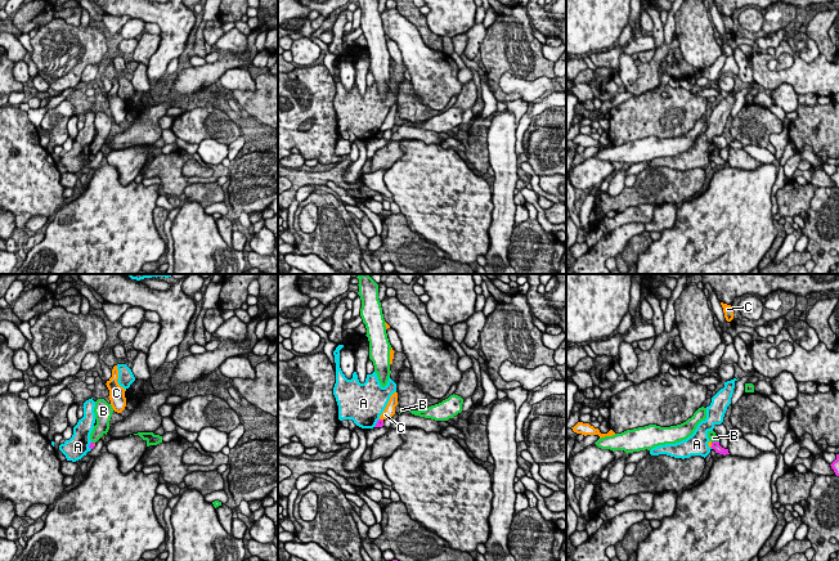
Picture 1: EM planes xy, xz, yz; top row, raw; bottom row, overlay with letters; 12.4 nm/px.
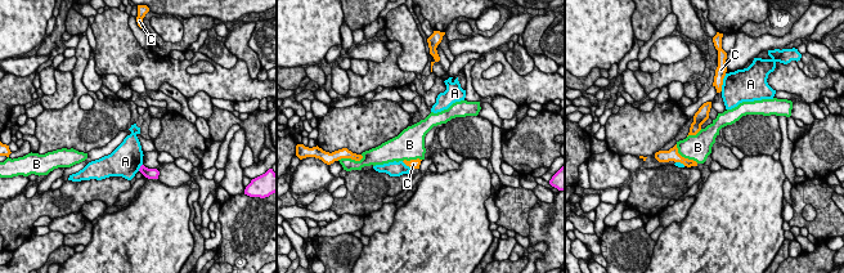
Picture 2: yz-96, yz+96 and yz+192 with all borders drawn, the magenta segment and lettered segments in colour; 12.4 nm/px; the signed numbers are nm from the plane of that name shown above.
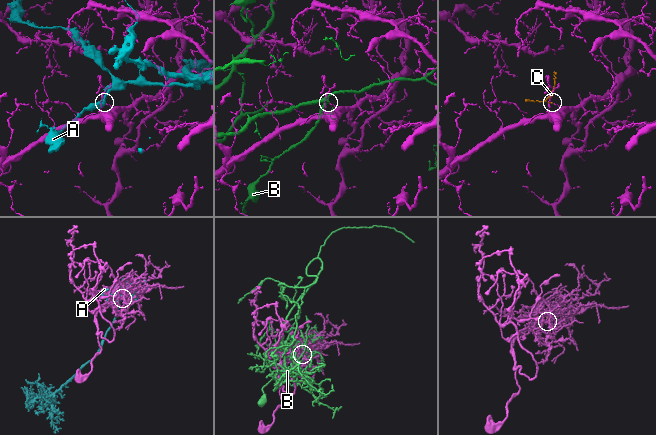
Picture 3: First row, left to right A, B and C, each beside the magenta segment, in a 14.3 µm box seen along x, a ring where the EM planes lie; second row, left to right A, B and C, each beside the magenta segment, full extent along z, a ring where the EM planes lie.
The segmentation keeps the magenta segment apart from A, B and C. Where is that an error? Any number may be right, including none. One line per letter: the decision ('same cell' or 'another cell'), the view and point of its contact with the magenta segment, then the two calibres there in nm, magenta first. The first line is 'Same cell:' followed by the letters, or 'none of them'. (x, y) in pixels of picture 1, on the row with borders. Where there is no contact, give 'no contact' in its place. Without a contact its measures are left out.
Same cell: C
A: another cell; contact xz (377, 422); calibres 90 and 440 nm
B: another cell; contact yz (714, 441); calibres 100 and 100 nm
C: same cell; contact yz (712, 445); calibres 100 and 50 nm

